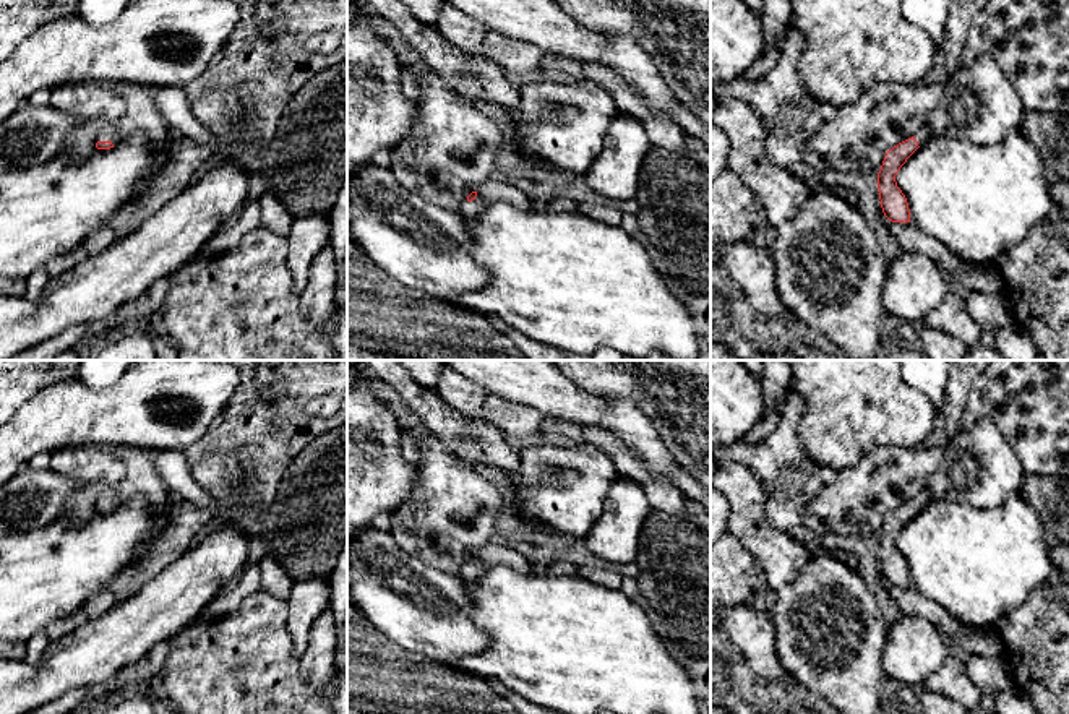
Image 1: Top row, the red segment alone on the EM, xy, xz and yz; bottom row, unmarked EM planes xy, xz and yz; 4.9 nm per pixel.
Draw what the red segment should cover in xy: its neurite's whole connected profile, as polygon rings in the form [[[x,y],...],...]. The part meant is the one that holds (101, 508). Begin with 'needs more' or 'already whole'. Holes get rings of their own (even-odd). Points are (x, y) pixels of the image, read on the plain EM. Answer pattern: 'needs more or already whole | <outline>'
needs more | [[[118,446],[112,451],[125,464],[127,475],[117,487],[99,497],[96,511],[110,513],[143,495],[152,508],[152,516],[165,519],[165,508],[172,493],[156,469],[159,449]]]

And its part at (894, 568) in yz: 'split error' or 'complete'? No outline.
split error

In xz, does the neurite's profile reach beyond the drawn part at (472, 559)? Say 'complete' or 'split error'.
split error

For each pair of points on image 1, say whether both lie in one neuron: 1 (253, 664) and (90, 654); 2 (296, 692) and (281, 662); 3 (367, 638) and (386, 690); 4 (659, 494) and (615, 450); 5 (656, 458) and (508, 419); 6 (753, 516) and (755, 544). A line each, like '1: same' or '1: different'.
1: different
2: same
3: same
4: same
5: different
6: same

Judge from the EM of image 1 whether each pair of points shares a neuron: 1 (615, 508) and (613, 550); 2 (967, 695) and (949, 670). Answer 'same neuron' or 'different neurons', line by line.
1: same neuron
2: same neuron

